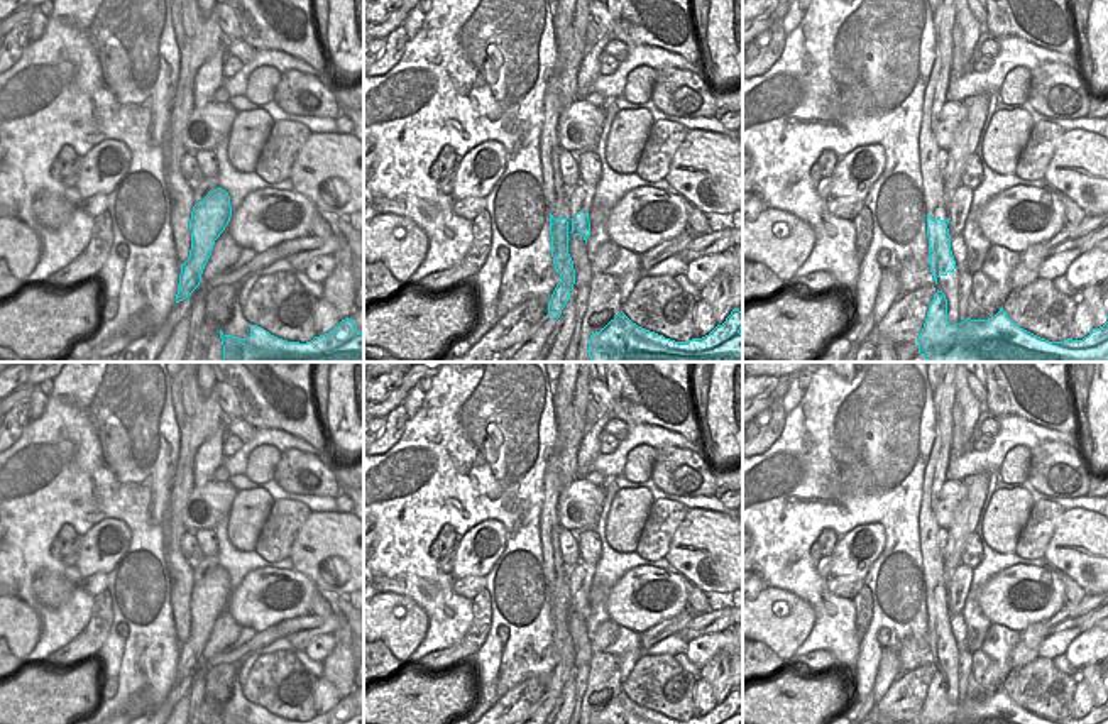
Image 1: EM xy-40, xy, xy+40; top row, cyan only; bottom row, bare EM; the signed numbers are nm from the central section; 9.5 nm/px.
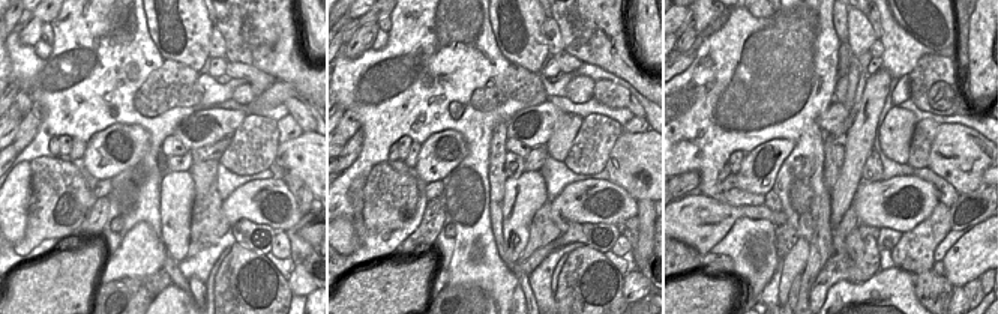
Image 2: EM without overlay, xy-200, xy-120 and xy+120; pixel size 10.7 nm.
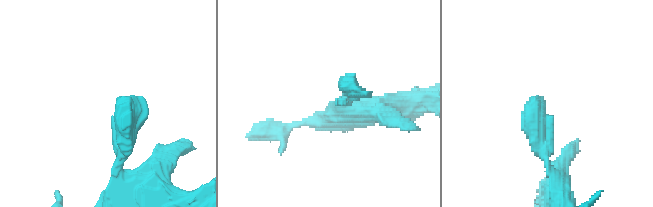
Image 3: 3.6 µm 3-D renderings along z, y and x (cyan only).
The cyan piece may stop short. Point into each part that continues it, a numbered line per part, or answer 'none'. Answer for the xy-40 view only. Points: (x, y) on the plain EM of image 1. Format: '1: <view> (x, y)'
none

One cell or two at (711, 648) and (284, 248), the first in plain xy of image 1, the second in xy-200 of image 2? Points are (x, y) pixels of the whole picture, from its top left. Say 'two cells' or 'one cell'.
one cell

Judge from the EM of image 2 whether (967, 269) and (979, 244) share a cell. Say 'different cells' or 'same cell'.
same cell

